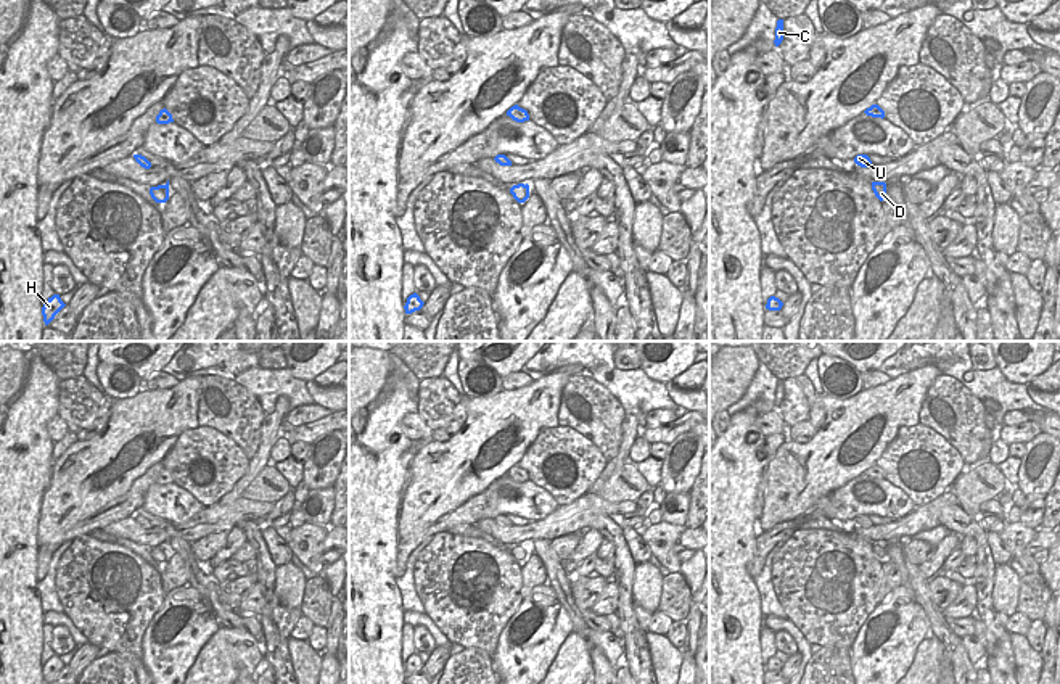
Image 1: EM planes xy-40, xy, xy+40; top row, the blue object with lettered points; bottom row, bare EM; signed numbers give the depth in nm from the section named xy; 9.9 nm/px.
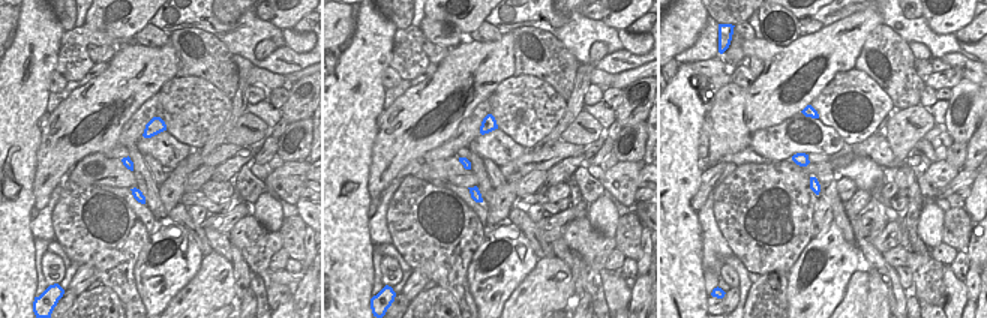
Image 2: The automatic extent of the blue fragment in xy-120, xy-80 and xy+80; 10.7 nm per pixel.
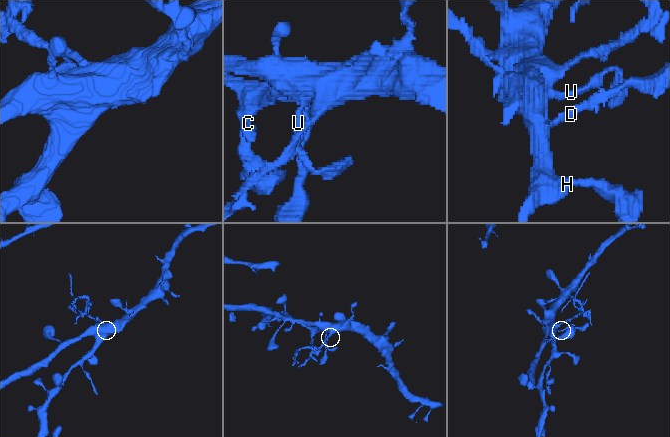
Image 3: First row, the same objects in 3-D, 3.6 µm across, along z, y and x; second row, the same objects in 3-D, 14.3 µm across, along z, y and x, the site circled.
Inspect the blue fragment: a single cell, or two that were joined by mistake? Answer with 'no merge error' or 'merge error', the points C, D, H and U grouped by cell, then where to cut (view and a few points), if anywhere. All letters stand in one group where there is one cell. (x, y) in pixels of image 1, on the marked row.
merge error | C / D H U | xy (520, 108), (510, 116)

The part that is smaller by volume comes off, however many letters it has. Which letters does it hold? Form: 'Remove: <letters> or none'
Remove: C

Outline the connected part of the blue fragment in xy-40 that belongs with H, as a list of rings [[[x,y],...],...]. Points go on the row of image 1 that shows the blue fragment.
[[[60,295],[48,298],[48,301],[42,307],[45,325],[48,325],[64,306],[66,304],[61,301]]]

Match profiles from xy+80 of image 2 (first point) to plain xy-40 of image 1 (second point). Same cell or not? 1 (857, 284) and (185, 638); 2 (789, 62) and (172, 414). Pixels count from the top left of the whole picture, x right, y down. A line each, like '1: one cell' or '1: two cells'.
1: two cells
2: one cell

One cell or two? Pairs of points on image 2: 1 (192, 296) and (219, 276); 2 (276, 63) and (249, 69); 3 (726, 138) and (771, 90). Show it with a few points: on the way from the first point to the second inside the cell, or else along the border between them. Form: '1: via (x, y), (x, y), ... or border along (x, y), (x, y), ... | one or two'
1: via (198, 296), (213, 282) | one
2: border along (233, 54), (239, 54), (254, 65), (284, 77) | two
3: via (732, 125), (744, 108), (758, 104) | one

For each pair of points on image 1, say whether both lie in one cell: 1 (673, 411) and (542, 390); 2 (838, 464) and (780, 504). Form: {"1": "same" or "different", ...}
{"1": "different", "2": "same"}

